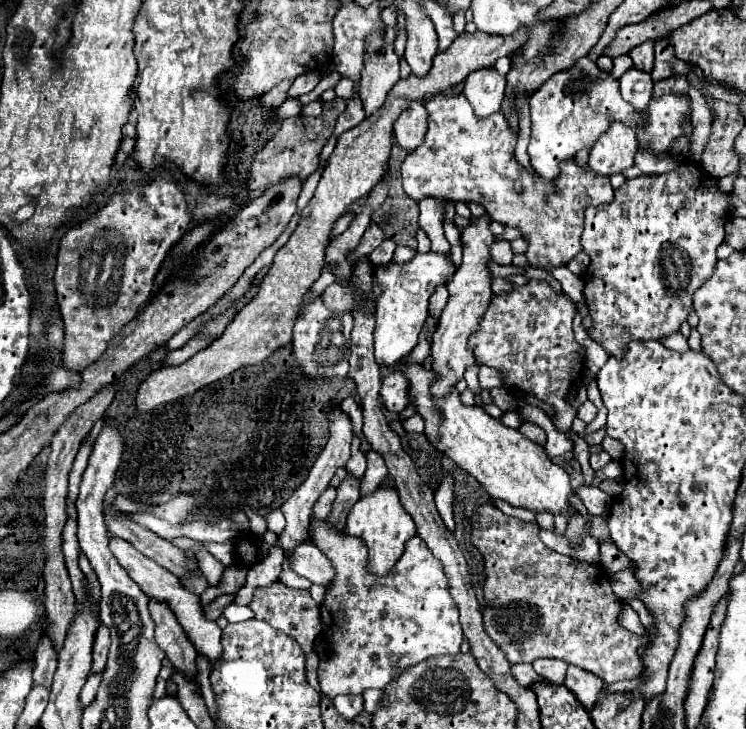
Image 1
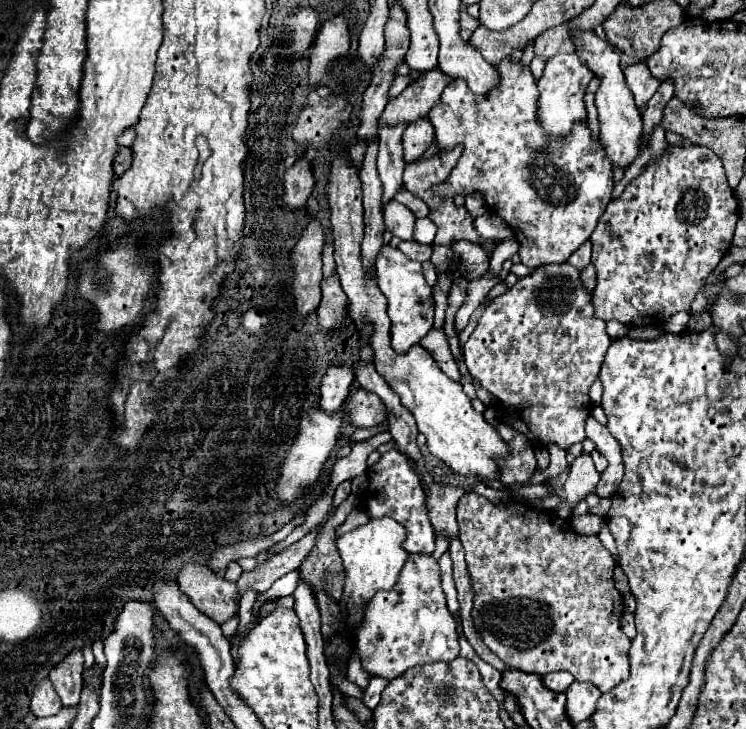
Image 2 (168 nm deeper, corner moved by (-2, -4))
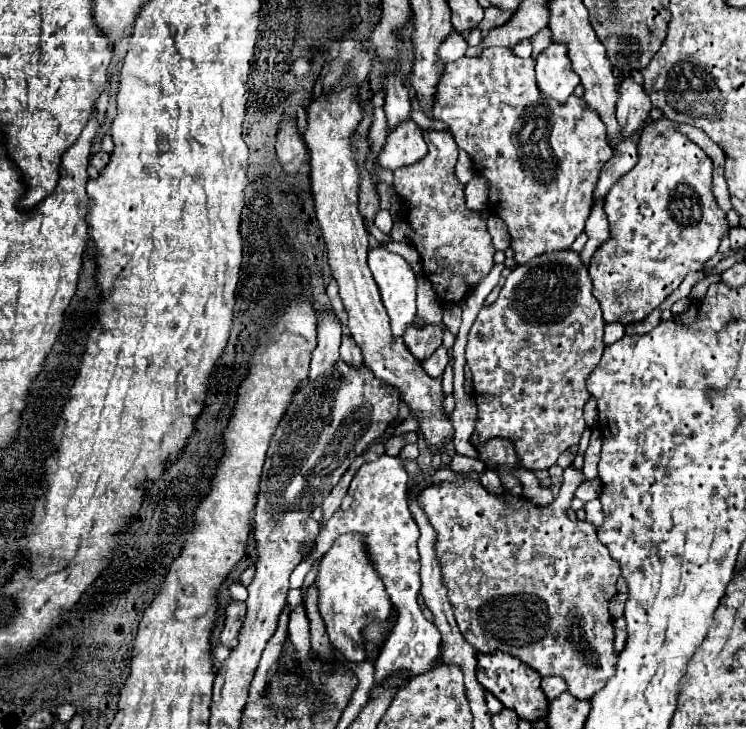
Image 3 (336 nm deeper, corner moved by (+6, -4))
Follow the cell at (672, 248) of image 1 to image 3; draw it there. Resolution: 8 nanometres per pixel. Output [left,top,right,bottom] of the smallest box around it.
[590,117,728,325]

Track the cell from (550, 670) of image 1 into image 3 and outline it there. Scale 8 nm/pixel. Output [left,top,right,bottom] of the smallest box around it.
[542,677,566,701]

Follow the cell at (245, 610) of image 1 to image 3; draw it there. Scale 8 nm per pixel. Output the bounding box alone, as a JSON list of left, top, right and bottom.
[290,455,440,681]

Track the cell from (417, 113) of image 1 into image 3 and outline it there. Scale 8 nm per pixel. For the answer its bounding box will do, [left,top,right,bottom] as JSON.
[376,121,426,169]

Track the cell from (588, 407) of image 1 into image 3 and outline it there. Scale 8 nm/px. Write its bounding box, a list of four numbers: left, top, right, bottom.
[584,499,602,527]

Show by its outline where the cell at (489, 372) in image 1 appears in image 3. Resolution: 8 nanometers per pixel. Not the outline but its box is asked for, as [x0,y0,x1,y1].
[404,325,444,361]

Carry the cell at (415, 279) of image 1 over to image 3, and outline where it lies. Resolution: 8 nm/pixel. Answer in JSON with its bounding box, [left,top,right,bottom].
[368,247,416,337]

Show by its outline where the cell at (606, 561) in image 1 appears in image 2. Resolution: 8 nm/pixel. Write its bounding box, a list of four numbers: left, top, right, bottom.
[572,513,604,537]

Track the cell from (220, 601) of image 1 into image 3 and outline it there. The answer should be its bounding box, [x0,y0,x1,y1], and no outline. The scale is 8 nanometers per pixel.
[322,457,364,523]

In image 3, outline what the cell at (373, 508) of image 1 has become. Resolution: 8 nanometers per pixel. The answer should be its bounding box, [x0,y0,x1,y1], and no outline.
[316,535,392,663]

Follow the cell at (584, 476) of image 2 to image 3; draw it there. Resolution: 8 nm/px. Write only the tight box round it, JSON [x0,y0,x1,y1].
[418,467,620,701]

